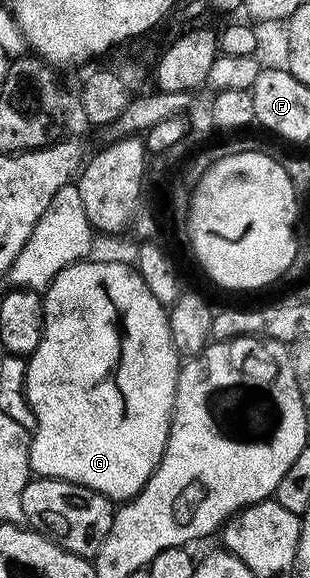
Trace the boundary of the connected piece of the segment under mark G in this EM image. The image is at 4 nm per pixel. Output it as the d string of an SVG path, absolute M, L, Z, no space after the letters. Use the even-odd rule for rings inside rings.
M86 258L59 270L59 274L55 274L55 278L43 292L45 301L43 338L35 351L27 357L26 364L29 365L25 368L25 400L29 403L34 418L37 419L37 432L35 428L29 442L29 467L38 477L66 480L72 484L102 492L108 500L124 502L139 495L163 458L163 450L167 446L169 437L169 424L173 421L179 353L171 338L166 305L161 304L159 298L155 298L155 294L151 294L151 290L147 290L147 282L143 282L136 267L129 265L128 268L127 265L116 264L113 260L93 259Z

